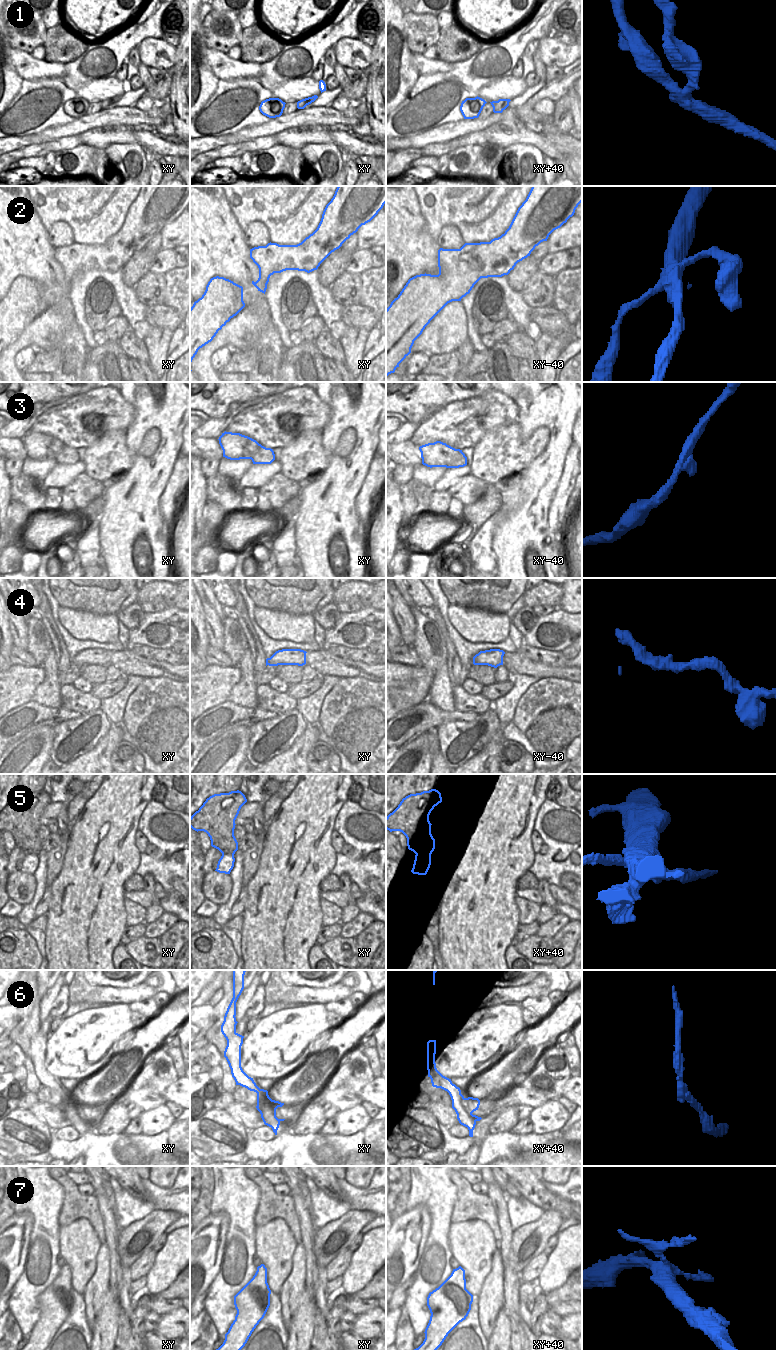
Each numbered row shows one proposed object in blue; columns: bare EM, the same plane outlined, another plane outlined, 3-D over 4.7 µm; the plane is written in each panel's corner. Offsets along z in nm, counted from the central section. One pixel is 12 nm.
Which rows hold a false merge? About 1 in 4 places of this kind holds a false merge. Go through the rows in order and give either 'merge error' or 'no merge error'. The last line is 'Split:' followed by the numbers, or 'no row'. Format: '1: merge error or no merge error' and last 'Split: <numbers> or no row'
1: merge error
2: no merge error
3: no merge error
4: no merge error
5: merge error
6: no merge error
7: no merge error
Split: 1, 5

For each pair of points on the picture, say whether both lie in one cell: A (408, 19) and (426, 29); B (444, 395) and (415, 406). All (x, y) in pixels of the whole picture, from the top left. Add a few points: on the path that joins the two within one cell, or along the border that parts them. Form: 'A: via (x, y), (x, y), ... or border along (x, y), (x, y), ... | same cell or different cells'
A: via (412, 22), (422, 29) | same cell
B: via (437, 395), (426, 395), (422, 399) | same cell

